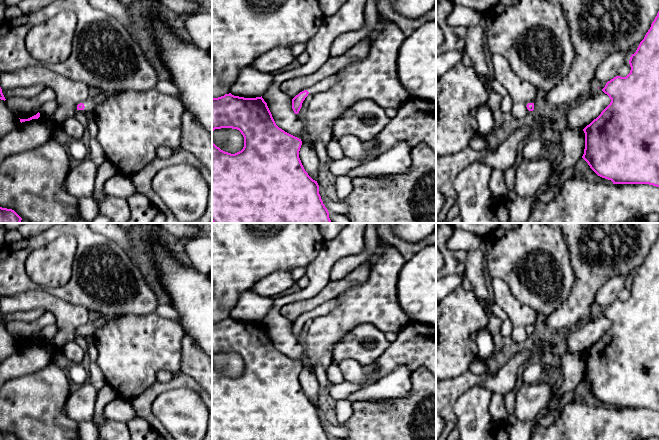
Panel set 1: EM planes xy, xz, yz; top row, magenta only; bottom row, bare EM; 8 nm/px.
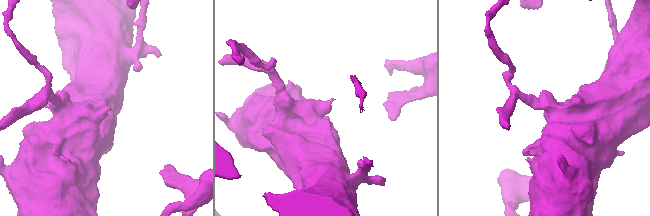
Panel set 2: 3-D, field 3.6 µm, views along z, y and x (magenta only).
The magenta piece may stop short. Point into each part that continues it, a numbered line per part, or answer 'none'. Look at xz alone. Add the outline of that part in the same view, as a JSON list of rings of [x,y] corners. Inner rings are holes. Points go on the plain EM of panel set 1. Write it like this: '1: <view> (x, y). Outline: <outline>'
1: xz (324, 309). Outline: [[[337,299],[329,300],[328,302],[322,304],[321,306],[317,307],[316,309],[308,312],[307,315],[309,316],[308,320],[314,320],[319,316],[327,315],[331,312],[336,306],[338,305]]]

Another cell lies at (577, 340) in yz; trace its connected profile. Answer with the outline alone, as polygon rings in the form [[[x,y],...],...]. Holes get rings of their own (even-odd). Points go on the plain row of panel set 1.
[[[597,313],[588,322],[584,322],[559,335],[569,353],[583,354],[610,328],[611,323],[602,314]]]

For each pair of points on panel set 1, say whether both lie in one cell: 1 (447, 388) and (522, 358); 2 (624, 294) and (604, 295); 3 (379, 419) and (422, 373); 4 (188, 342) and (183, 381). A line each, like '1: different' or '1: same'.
1: same
2: different
3: same
4: different

